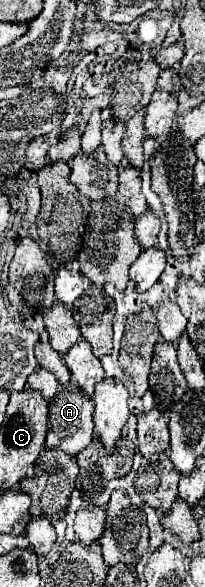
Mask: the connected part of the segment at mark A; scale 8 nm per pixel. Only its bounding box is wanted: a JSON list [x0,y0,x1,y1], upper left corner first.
[47,383,93,455]

